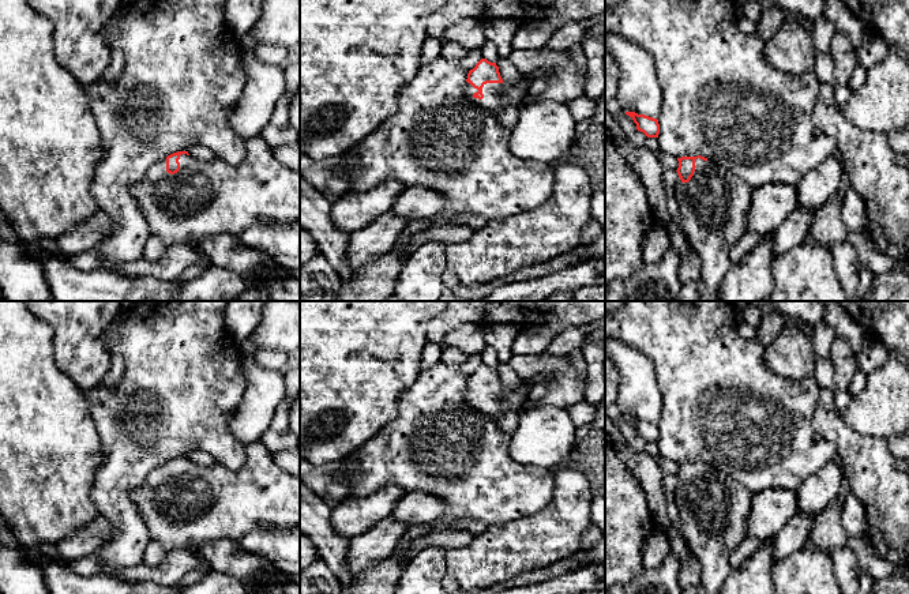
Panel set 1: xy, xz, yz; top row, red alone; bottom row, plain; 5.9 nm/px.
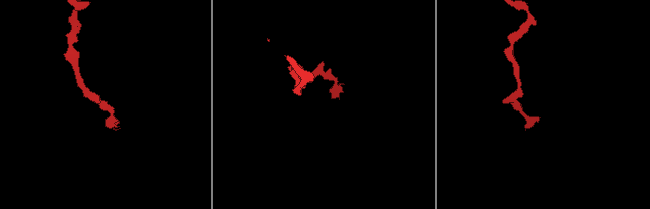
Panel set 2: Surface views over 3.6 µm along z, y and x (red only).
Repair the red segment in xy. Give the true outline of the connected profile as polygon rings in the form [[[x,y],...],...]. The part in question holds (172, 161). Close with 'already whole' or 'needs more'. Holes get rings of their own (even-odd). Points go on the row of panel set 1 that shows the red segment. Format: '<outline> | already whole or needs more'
[[[262,135],[247,140],[247,155],[238,165],[217,158],[200,162],[188,151],[173,153],[153,165],[129,192],[147,221],[150,236],[159,237],[166,248],[188,240],[202,244],[211,236],[240,237],[253,225],[300,222],[300,170],[283,166]]] | needs more

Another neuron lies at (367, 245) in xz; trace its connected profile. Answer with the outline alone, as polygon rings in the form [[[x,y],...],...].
[[[387,213],[365,229],[354,232],[348,245],[349,268],[357,272],[392,251],[406,223],[407,219]]]

